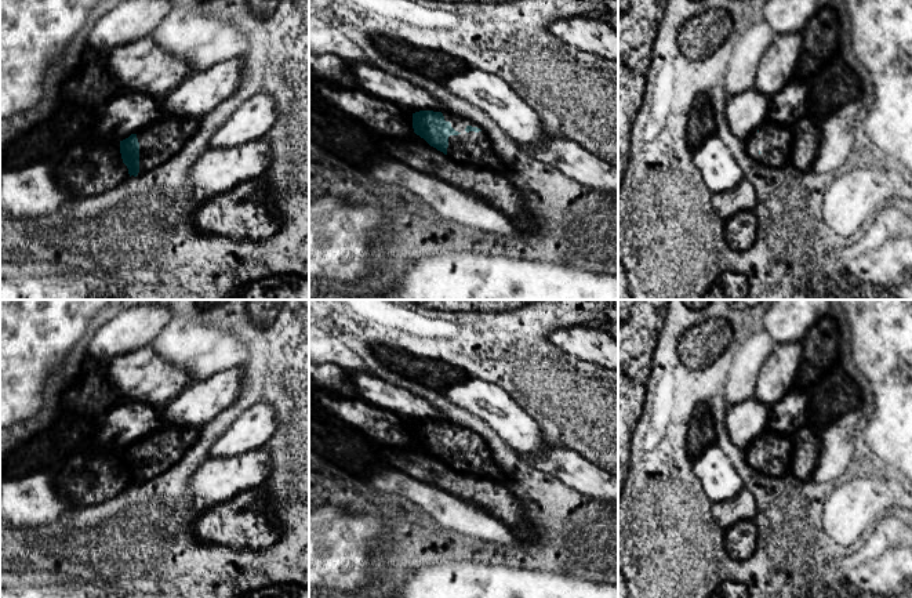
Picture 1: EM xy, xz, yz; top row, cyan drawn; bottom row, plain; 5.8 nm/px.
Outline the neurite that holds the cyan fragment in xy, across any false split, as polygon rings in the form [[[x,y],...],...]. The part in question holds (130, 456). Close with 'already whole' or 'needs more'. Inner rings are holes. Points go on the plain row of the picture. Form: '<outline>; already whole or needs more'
[[[163,425],[120,450],[130,486],[145,483],[168,471],[196,442],[199,428]]]; needs more

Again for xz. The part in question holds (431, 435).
[[[419,420],[413,423],[413,438],[430,456],[454,471],[477,481],[508,483],[493,461],[488,446],[477,434],[448,420]]]; needs more

